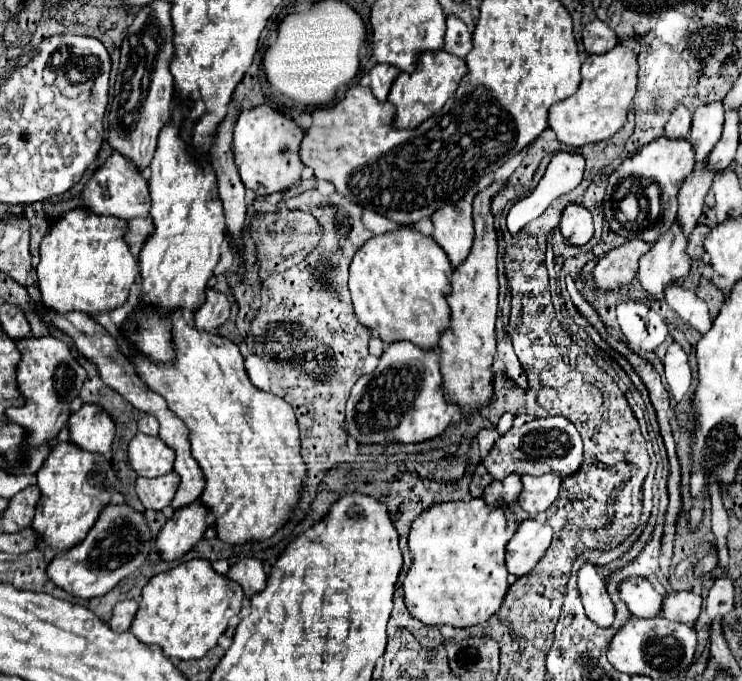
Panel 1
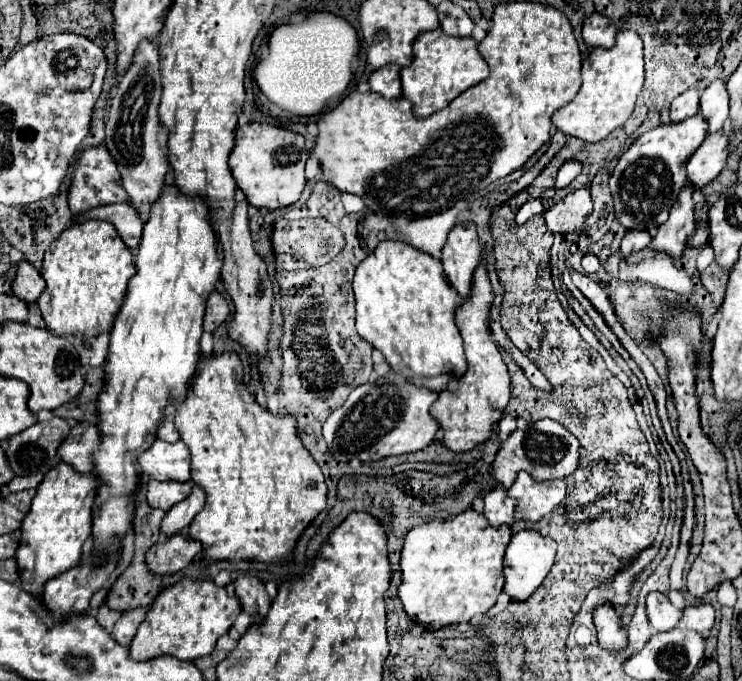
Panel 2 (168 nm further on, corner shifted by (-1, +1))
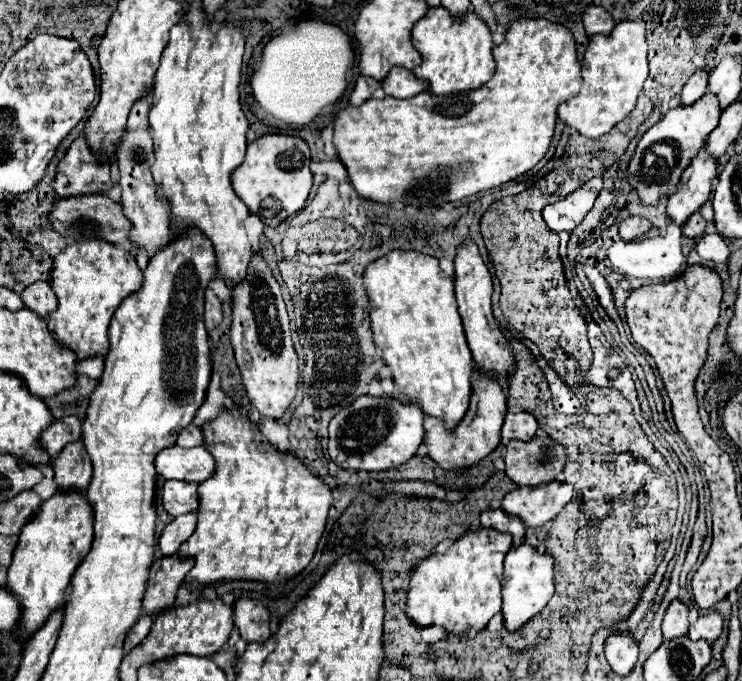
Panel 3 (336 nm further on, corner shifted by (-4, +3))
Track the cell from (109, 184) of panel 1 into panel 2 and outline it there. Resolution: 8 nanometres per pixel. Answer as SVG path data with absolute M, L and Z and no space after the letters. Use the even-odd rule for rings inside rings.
M91 146L91 148L85 148L81 152L79 160L75 162L73 176L71 176L67 202L69 202L69 208L73 214L81 214L85 210L105 206L105 204L127 202L127 192L123 190L123 186L119 182L117 166L115 166L115 162L113 162L113 158L105 146Z

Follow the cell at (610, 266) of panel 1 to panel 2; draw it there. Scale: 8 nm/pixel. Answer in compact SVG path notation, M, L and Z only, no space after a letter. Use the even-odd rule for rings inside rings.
M629 230L621 240L621 254L629 256L629 254L645 248L649 242L651 242L649 232L645 232L645 230Z

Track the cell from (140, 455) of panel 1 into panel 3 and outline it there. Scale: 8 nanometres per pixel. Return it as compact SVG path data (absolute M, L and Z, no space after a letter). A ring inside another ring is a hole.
M170 446L156 454L154 466L156 472L166 480L202 482L210 478L214 472L214 458L202 446L196 448Z

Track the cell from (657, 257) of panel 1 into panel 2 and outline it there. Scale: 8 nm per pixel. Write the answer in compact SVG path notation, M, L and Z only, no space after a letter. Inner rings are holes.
M687 182L683 186L683 192L679 194L677 202L671 206L669 220L663 222L657 228L657 234L651 240L651 246L655 252L663 250L671 254L671 258L679 258L687 246L687 238L695 230L695 200L693 200L695 186Z

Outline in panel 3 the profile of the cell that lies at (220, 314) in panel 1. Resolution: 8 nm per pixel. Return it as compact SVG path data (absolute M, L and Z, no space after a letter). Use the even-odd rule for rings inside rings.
M210 288L206 290L206 312L204 312L204 318L206 318L206 328L208 330L214 330L222 322L222 302L218 300L218 296Z

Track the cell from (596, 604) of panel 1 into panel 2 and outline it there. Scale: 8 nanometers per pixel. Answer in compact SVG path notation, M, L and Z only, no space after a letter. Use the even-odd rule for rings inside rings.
M599 606L593 614L595 618L595 628L597 628L597 642L603 650L609 652L619 652L623 648L627 648L629 640L627 640L627 632L623 630L623 622L619 618L619 614L615 612L615 608L611 606Z

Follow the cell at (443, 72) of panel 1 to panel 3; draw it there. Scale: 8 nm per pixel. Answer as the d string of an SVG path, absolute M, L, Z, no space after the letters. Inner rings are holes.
M430 8L430 12L414 26L412 44L422 56L422 64L414 70L416 78L428 82L428 92L436 96L450 96L464 90L474 90L486 84L494 74L492 36L488 26L468 12L464 20L454 20L444 8Z

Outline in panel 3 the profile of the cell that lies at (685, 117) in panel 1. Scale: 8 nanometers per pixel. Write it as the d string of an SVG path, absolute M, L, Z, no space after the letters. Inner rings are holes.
M698 70L682 88L682 106L698 102L706 94L706 84L708 84L708 74L704 70Z

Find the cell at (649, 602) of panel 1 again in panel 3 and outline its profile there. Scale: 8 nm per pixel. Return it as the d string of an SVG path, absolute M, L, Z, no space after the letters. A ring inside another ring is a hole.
M672 600L662 620L664 640L672 640L688 634L688 608L680 600Z

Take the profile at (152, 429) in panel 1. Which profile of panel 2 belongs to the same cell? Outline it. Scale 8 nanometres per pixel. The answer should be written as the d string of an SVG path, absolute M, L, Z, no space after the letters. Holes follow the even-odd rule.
M165 418L165 420L159 424L159 438L165 440L165 442L177 442L177 440L179 440L179 432L177 432L173 420Z

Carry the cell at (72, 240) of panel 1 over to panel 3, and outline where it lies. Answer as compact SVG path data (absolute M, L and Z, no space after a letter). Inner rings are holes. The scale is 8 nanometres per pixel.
M106 240L70 244L56 256L50 274L50 286L58 298L58 308L48 316L48 330L58 342L70 346L78 354L78 360L96 354L104 356L112 314L130 292L140 288L140 284L142 270L130 252Z

